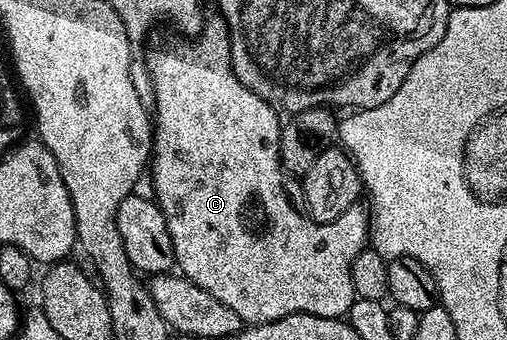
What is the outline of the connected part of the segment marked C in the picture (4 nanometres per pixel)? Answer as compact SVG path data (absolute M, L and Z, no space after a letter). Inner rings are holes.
M221 16L208 17L203 23L203 29L198 35L190 40L179 40L176 46L167 46L164 50L155 50L148 58L145 58L147 73L151 76L151 90L155 94L155 105L153 107L153 153L149 159L149 178L151 174L151 182L155 185L155 194L153 193L154 201L159 204L159 211L165 216L165 224L169 228L169 236L173 244L173 252L175 253L175 266L181 271L182 277L188 278L192 284L199 286L205 292L209 292L209 296L215 296L221 304L225 304L225 308L231 308L233 312L237 312L237 316L244 324L258 324L260 322L276 322L290 314L312 314L313 316L321 316L322 318L343 318L347 311L350 310L355 302L355 289L353 288L353 280L351 279L351 265L353 260L369 242L369 214L366 209L362 210L362 205L356 204L351 206L341 215L336 222L313 222L305 220L305 214L297 205L303 200L303 187L298 177L292 177L287 173L287 170L282 166L282 160L279 158L279 133L281 129L280 111L274 106L270 106L265 100L261 100L261 96L257 96L249 88L245 88L245 84L241 84L241 80L237 80L237 76L233 72L233 64L231 63L231 41L227 35L227 21Z

